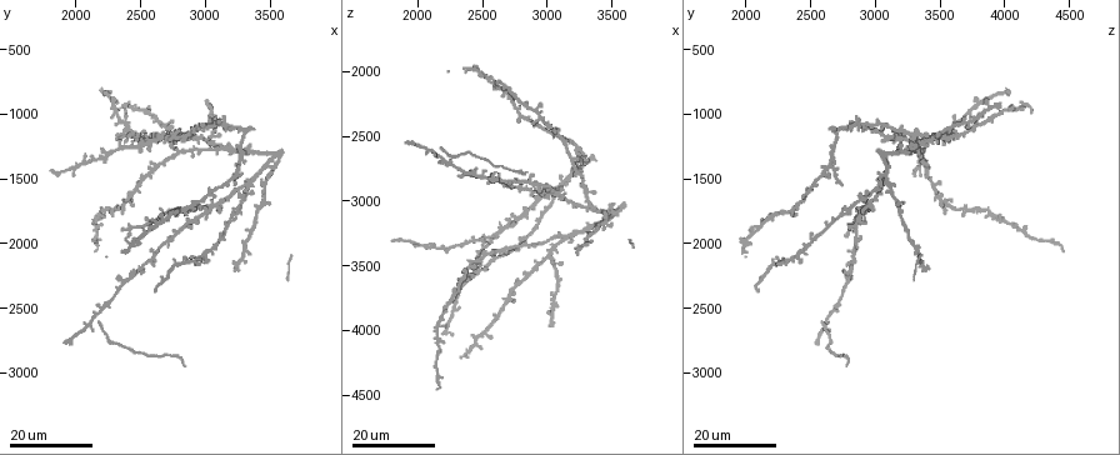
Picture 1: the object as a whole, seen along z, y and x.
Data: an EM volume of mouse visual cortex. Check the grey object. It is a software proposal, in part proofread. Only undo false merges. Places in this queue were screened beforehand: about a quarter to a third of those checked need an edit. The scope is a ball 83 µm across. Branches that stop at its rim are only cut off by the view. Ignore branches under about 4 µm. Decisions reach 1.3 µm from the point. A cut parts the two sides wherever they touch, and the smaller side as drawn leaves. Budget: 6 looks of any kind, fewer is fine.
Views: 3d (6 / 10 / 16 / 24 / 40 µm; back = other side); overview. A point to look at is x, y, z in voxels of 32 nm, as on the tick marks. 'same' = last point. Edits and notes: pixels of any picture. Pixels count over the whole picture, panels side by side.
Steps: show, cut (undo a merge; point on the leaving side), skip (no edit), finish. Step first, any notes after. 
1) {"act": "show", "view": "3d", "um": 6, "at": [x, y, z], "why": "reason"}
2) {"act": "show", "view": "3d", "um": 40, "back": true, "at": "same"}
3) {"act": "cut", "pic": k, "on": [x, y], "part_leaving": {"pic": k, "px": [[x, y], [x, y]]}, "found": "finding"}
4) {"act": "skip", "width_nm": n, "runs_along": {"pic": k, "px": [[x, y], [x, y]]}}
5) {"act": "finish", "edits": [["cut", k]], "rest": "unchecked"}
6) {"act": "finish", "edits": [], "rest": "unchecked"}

{"act": "show", "view": "3d", "um": 24, "at": [3080, 1120, 2900], "why": "arms part here"}

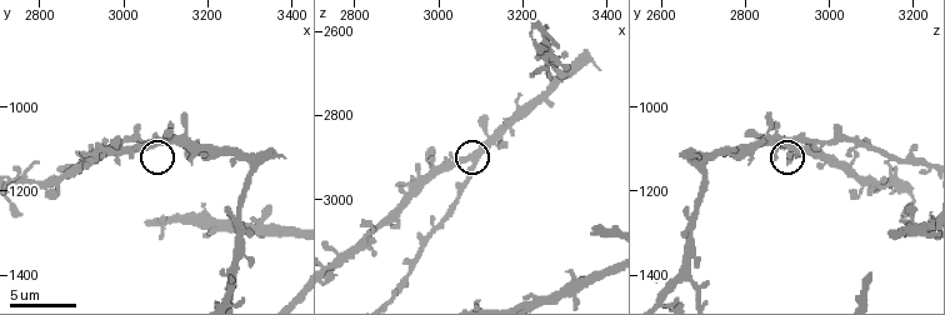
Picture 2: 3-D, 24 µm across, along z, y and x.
{"act": "show", "view": "3d", "um": 6, "at": [3060, 1095, 2910], "why": "zoom in"}

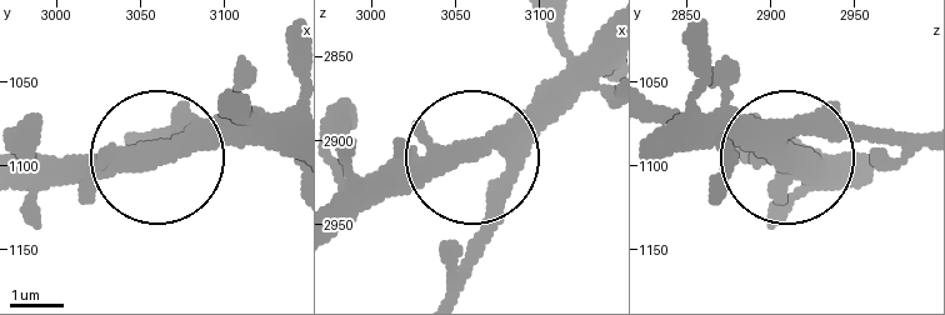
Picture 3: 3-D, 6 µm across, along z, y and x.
{"act": "skip", "arms": 3, "found": "one cell here"}

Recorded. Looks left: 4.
{"act": "show", "view": "3d", "um": 16, "at": [3280, 1540, 3040], "why": "a fork"}

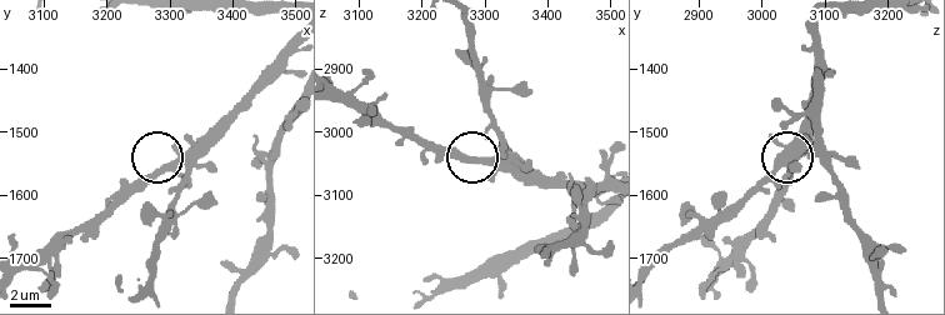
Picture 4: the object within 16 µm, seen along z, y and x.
{"act": "show", "view": "3d", "um": 10, "at": [3305, 1560, 3045]}

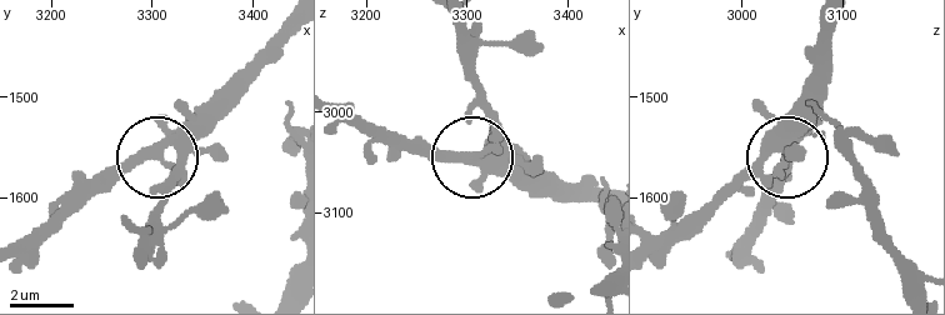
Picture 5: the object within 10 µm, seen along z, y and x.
{"act": "skip", "side_arm_um": 51, "runs_along": {"pic": 5, "px": [[293, 20], [164, 149], [180, 176], [164, 211]]}, "found": "all the same cell"}

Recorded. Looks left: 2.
{"act": "show", "view": "3d", "um": 16, "at": [2340, 1060, 3660], "why": "small branch off a trunk"}

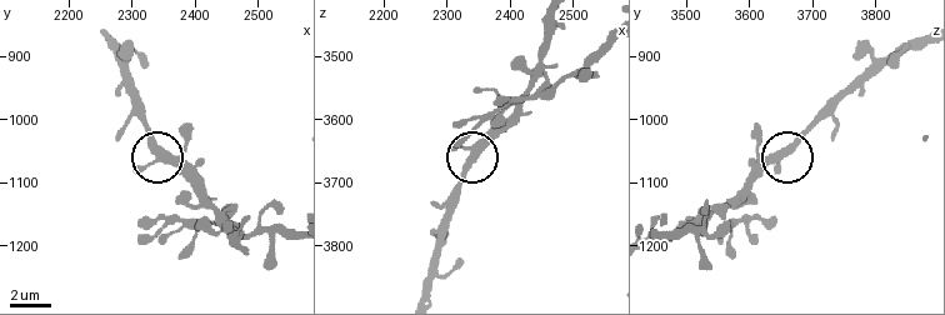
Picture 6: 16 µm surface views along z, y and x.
{"act": "show", "view": "3d", "um": 10, "at": [2335, 1050, 3660], "why": "zoom in"}

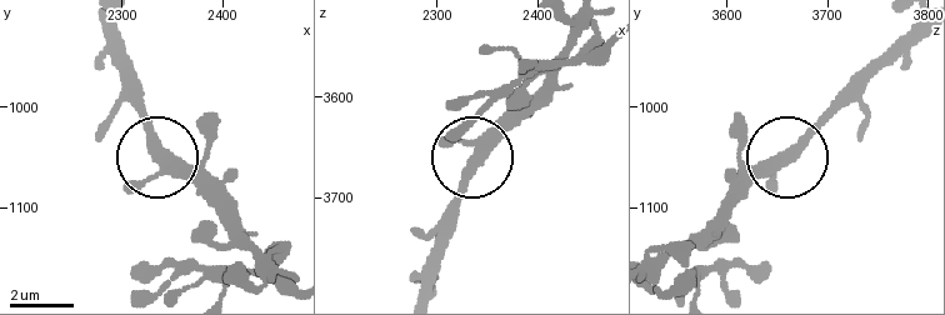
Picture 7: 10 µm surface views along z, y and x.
{"act": "skip", "width_nm": 310, "found": "all the same cell"}

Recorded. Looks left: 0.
{"act": "finish", "edits": [], "rest": "unchecked"}

